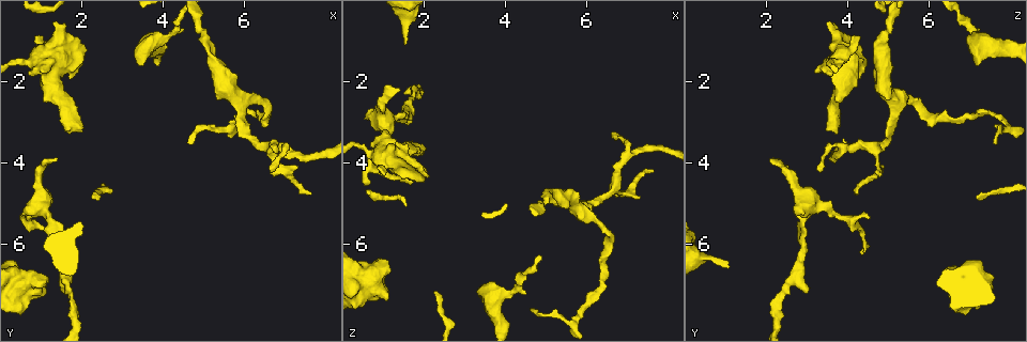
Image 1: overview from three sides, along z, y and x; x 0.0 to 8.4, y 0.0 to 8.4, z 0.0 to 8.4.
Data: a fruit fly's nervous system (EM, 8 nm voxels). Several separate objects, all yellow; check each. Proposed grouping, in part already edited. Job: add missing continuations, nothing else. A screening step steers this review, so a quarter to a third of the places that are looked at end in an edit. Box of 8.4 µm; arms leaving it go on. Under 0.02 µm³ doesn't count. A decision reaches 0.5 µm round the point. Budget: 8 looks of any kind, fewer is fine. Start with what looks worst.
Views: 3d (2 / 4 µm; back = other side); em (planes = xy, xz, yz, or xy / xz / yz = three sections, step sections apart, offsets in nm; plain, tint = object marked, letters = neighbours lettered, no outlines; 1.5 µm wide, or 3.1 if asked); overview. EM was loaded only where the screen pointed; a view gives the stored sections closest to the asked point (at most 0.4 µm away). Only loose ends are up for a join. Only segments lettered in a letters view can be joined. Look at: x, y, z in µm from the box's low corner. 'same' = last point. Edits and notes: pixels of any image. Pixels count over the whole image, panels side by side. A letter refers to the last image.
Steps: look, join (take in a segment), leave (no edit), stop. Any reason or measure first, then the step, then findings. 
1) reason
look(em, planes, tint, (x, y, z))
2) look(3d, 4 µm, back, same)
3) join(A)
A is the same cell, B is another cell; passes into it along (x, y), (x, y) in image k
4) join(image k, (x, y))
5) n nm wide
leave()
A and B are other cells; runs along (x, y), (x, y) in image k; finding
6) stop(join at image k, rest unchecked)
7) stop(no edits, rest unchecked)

branch stops here
look(em, xy, step 4, letters, (1.45, 3.95, 2.25))

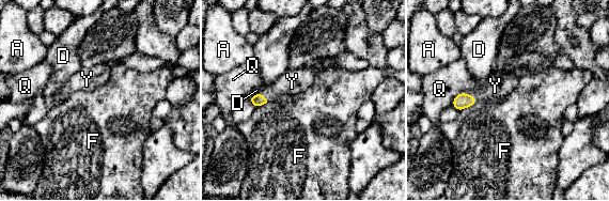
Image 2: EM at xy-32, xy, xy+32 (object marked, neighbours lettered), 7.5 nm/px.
join(Y)
Y is the same cell, A, D, F and Q are other cells; it goes on there

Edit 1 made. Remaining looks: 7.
free end
look(em, planes, tint, (1.50, 6.50, 1.05))

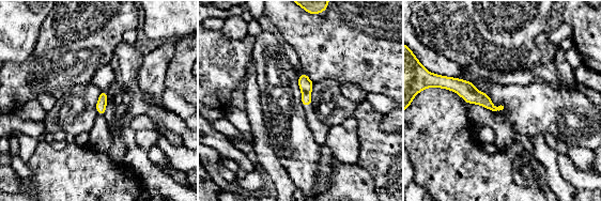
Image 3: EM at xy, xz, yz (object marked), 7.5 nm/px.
see the neighbours
look(em, planes, letters, same)

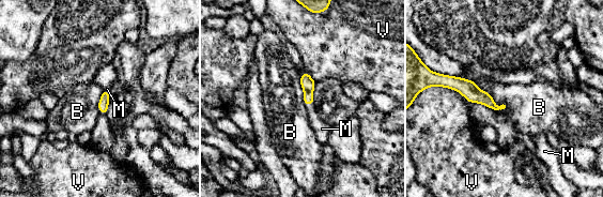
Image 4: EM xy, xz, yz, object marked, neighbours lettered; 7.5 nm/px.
B touches over 550 nm
join(M)
M is the same cell, B and V are other cells; passes into it along (307, 82), (309, 104), (322, 129) in image 4; it goes on there

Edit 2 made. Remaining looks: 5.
free end
look(3d, 4 µm, (1.35, 0.50, 3.50))

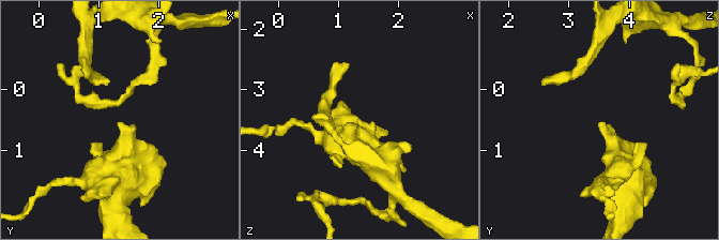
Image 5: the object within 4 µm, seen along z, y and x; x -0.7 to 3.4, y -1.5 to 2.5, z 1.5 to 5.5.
look(em, planes, letters, (1.30, 0.55, 3.55))

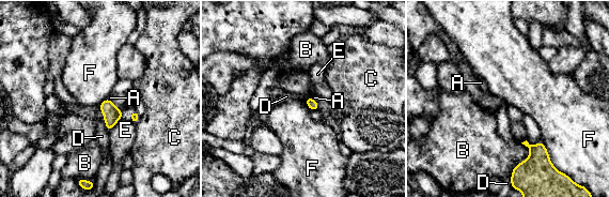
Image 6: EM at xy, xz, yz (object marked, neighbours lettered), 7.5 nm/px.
leave()
A, B, C, D, E and F are other cells; no lettered segment goes on from it

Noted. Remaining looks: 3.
stop(join at image 2, join at image 4, rest unchecked)

